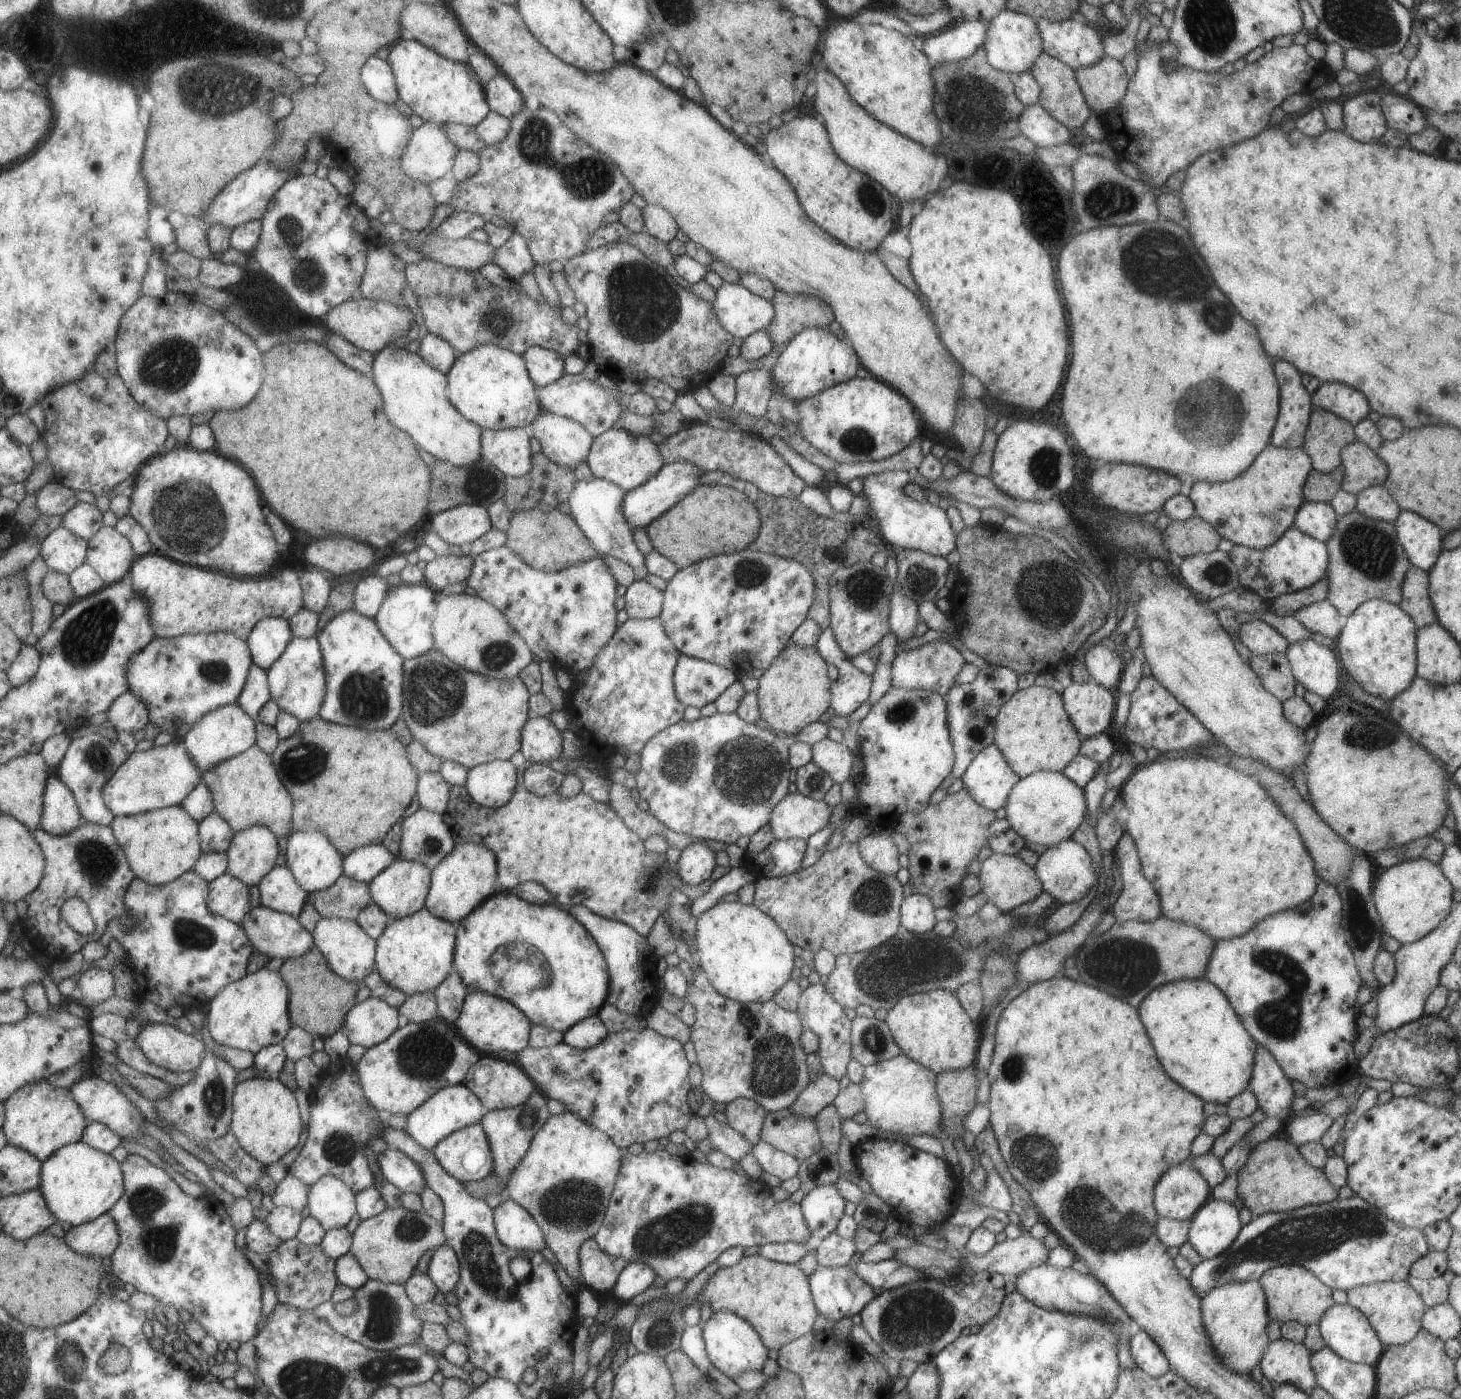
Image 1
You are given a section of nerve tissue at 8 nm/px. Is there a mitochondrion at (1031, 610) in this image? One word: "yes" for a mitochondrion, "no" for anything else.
no

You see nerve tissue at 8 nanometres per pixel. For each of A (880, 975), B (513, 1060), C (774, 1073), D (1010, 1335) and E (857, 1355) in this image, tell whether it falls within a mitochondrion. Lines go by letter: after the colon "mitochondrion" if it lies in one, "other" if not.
A: mitochondrion
B: other
C: mitochondrion
D: other
E: mitochondrion

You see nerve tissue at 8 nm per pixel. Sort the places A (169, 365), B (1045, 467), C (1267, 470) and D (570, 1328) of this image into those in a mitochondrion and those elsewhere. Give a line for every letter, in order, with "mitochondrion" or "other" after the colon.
A: mitochondrion
B: mitochondrion
C: other
D: other

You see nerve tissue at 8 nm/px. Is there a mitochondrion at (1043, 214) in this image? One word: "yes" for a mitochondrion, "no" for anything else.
no

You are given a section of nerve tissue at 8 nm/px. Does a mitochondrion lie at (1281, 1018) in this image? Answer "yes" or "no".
yes

